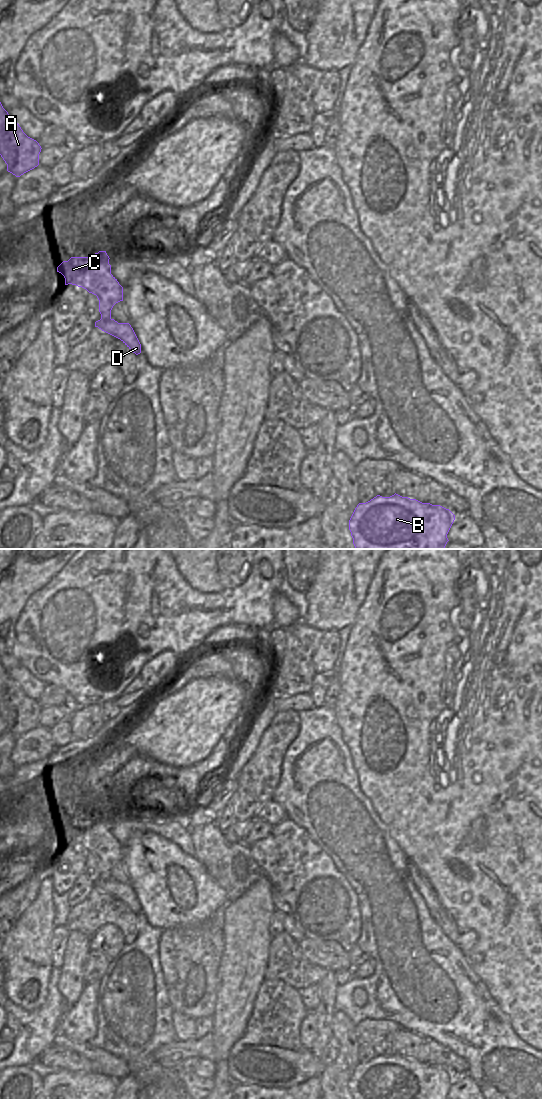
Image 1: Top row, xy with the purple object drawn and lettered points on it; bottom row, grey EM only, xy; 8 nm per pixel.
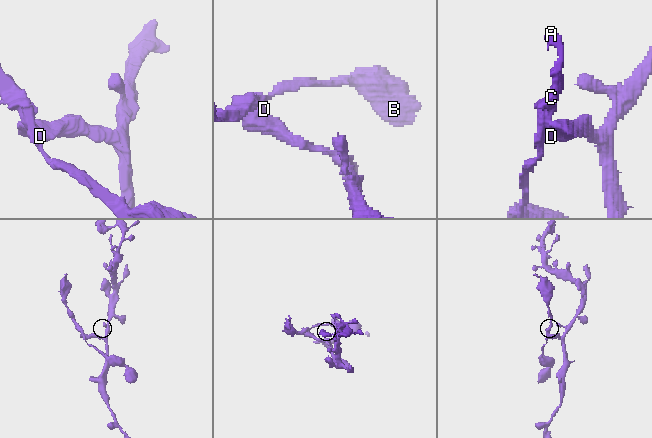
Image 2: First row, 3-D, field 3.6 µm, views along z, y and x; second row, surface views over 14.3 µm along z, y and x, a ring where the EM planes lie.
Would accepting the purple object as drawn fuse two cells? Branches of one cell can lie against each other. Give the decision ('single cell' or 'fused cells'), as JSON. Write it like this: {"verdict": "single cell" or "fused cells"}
{"verdict": "fused cells"}

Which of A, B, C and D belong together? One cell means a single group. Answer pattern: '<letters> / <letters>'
A B C / D

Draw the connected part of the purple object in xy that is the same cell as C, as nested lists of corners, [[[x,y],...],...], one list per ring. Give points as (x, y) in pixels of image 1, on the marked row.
[[[99,251],[88,257],[71,257],[68,261],[63,261],[57,267],[57,272],[61,273],[65,278],[65,285],[72,284],[82,287],[89,293],[97,296],[101,319],[111,319],[111,310],[113,306],[123,301],[123,287],[111,274],[109,259],[106,251]]]

